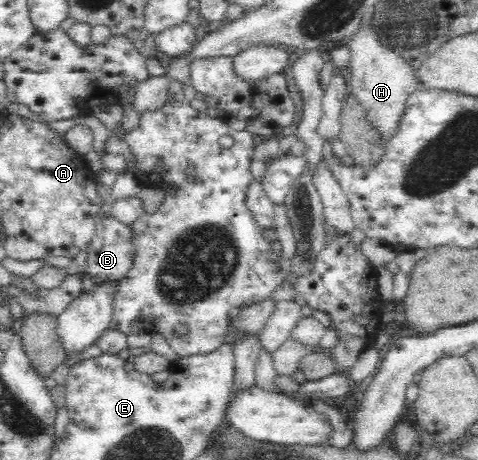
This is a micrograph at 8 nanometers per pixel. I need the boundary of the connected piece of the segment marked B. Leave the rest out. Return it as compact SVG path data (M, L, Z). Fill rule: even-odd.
M98 212L94 216L95 231L87 249L87 261L85 261L85 275L91 277L91 281L98 287L105 287L107 282L119 282L124 279L133 265L133 246L129 243L129 226L117 221L112 215L103 215Z

